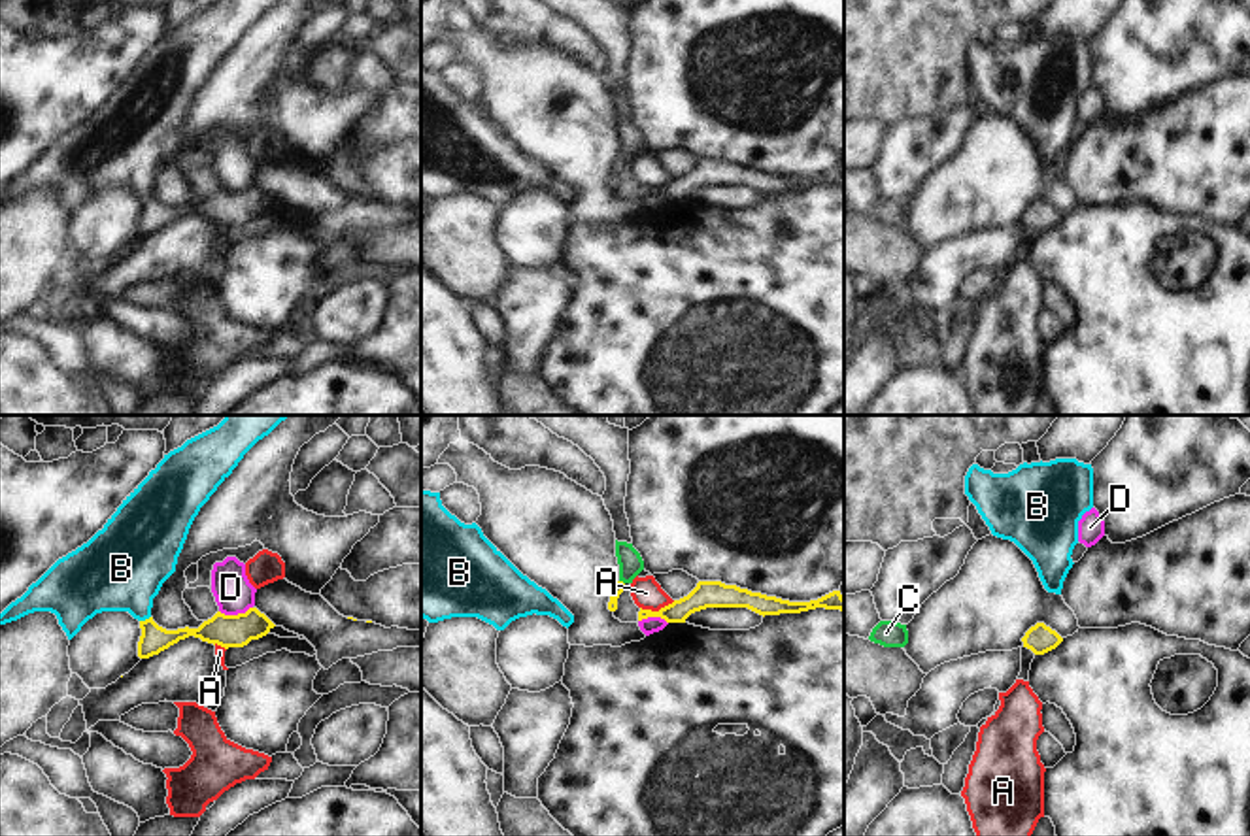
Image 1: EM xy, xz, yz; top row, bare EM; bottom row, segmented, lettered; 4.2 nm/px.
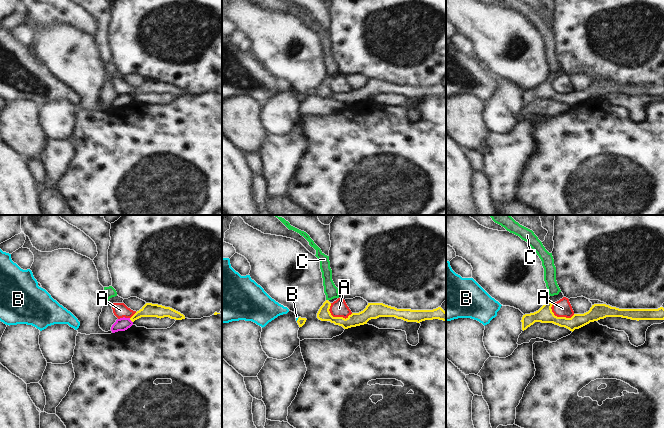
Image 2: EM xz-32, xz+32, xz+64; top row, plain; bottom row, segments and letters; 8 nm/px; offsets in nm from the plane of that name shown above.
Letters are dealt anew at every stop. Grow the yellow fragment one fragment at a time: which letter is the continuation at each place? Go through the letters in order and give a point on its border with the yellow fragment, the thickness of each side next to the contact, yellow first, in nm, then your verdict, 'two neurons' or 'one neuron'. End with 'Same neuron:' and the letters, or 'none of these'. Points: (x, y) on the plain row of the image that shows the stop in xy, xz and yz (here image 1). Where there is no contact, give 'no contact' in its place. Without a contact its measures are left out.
A: meets yellow in xz at (659, 187); 110 nm thick on the yellow side, 130 nm on the other; two neurons
B: meets yellow in xy at (146, 197); 120 nm thick on the yellow side, 360 nm on the other; one neuron
C: meets yellow in xz at (622, 159); 50 nm thick on the yellow side, 100 nm on the other; two neurons
D: meets yellow in xy at (235, 193); 140 nm thick on the yellow side, 160 nm on the other; two neurons
Same neuron: B

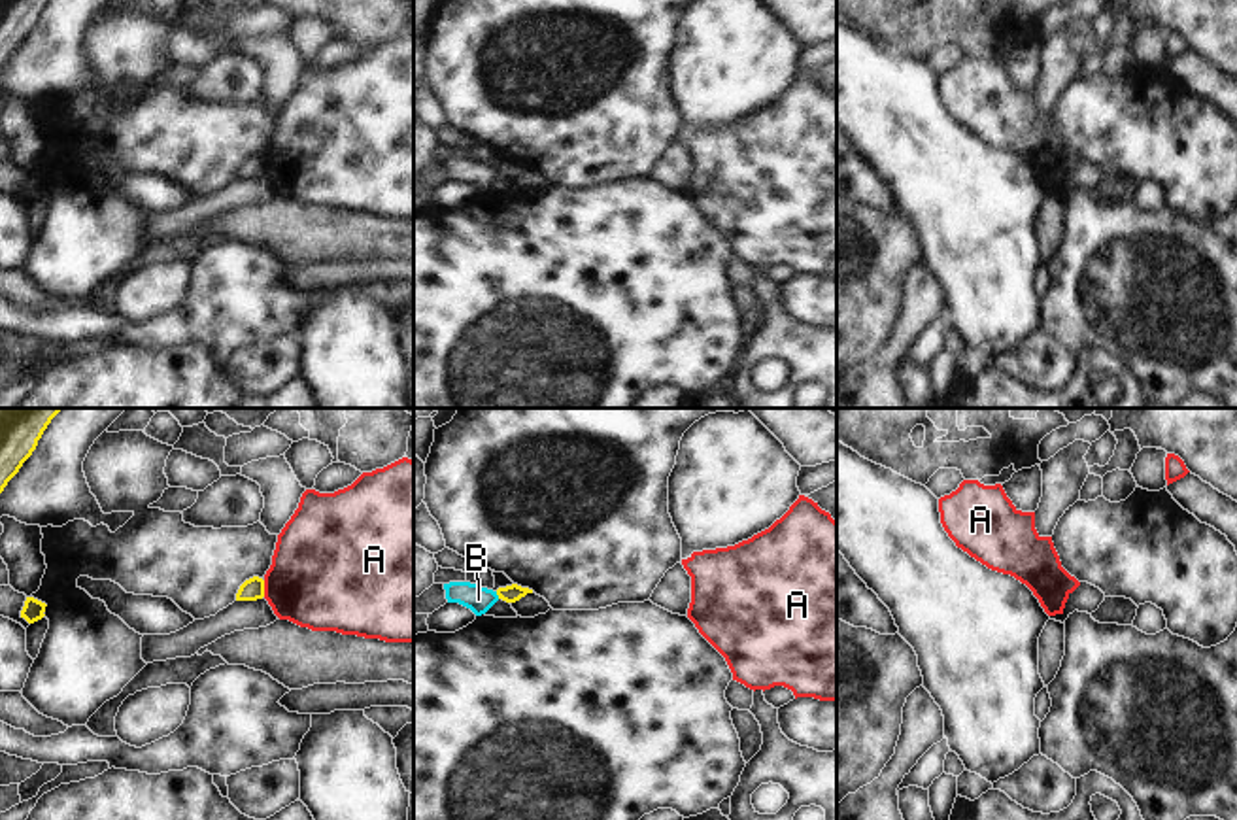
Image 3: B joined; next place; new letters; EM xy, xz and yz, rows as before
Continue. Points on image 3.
A: meets yellow in xy at (263, 165); 90 nm thick on the yellow side, 440 nm on the other; two neurons
B: meets yellow in xz at (497, 170); 80 nm thick on the yellow side, 110 nm on the other; two neurons
Same neuron: none of these

